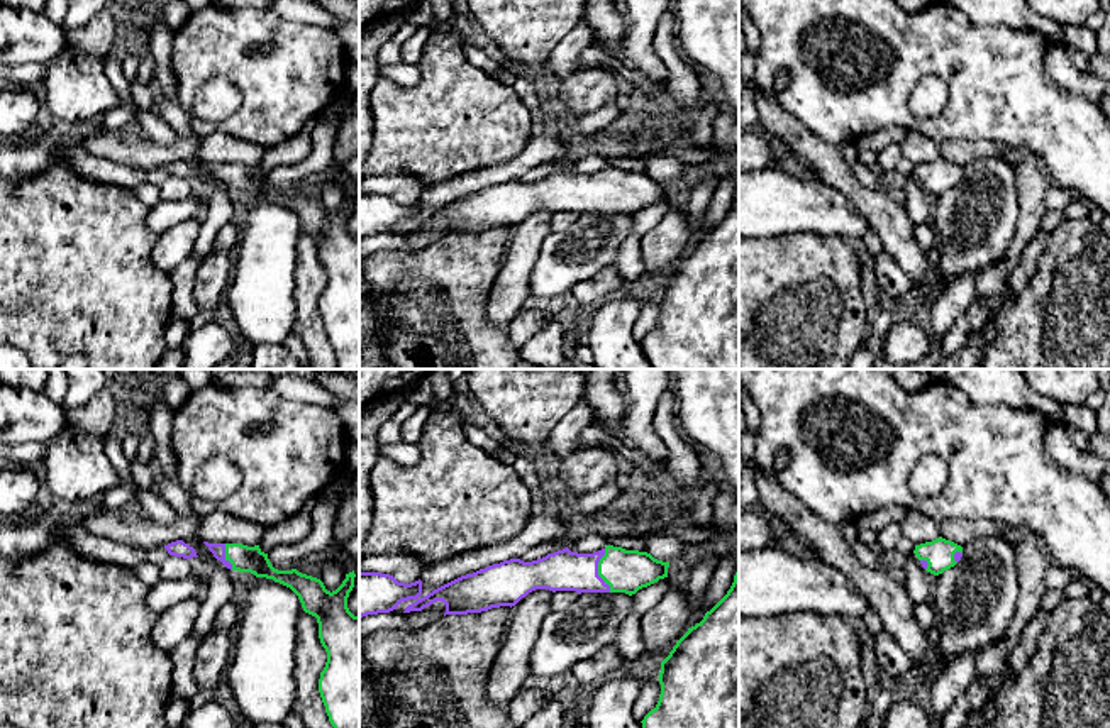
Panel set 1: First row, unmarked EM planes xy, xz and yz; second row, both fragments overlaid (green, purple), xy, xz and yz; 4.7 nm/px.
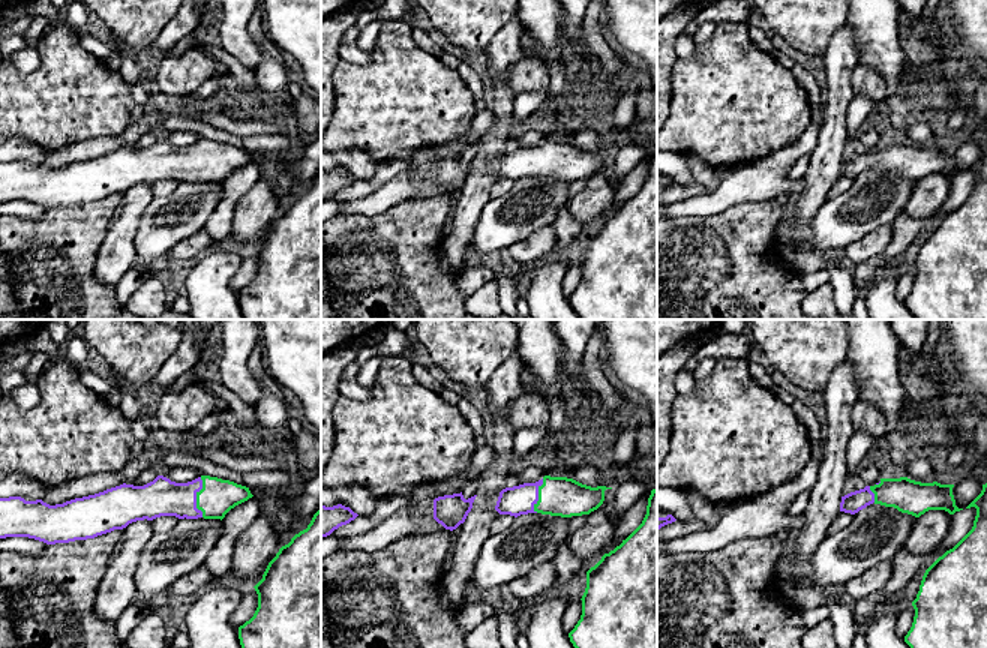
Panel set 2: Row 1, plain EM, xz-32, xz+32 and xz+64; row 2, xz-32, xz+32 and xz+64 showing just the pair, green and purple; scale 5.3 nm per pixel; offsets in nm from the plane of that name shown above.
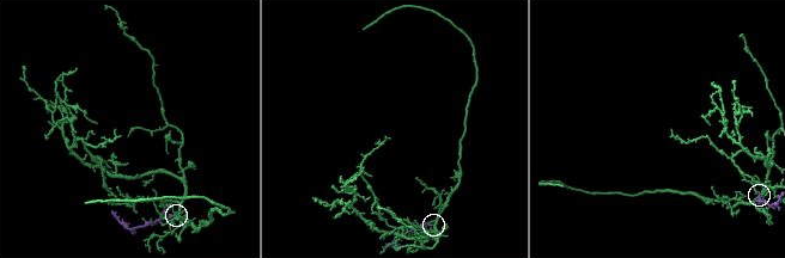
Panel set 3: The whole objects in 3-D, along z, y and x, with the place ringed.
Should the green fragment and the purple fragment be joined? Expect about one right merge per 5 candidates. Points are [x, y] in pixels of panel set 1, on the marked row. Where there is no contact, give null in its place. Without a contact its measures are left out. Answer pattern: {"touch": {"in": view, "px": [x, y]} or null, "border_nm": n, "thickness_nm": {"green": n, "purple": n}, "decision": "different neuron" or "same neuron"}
{"touch": {"in": "xz", "px": [599, 571]}, "border_nm": 220, "thickness_nm": {"green": 200, "purple": 190}, "decision": "same neuron"}

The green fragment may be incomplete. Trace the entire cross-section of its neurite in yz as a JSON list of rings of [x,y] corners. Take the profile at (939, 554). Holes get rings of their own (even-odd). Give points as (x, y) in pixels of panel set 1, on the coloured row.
[[[939,537],[932,542],[915,545],[913,554],[927,572],[939,576],[961,560],[963,547]]]

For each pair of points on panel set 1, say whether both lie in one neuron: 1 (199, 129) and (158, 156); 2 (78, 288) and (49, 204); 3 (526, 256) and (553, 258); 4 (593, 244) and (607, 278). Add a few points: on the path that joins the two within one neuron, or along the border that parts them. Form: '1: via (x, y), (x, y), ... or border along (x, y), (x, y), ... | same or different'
1: border along (190, 132), (204, 139) | different
2: via (65, 268), (49, 253), (49, 224) | same
3: border along (549, 231), (529, 278), (531, 295) | different
4: border along (610, 264), (578, 281), (570, 290) | different

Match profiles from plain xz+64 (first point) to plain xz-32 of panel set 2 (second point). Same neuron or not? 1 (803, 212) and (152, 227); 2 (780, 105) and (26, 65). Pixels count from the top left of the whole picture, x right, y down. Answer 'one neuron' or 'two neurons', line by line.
1: two neurons
2: two neurons

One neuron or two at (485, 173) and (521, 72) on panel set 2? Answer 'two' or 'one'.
two

